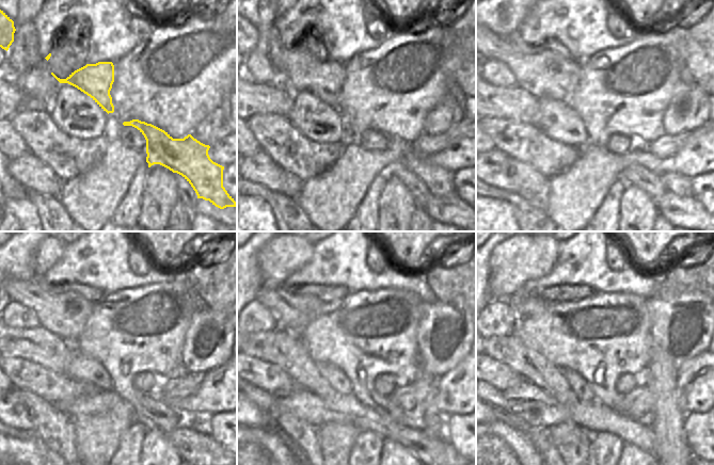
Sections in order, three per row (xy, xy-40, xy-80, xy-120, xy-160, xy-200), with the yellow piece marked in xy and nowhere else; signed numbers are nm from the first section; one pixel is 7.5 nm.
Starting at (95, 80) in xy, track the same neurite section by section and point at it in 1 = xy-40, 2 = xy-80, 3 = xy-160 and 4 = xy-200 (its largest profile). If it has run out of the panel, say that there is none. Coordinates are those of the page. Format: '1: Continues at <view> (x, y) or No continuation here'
1: Continues at xy-40 (299, 70)
2: Continues at xy-80 (544, 75)
3: Continues at xy-160 (294, 311)
4: Continues at xy-200 (523, 306).

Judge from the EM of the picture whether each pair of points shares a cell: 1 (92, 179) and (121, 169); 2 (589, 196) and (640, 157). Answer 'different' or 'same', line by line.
1: same
2: same

